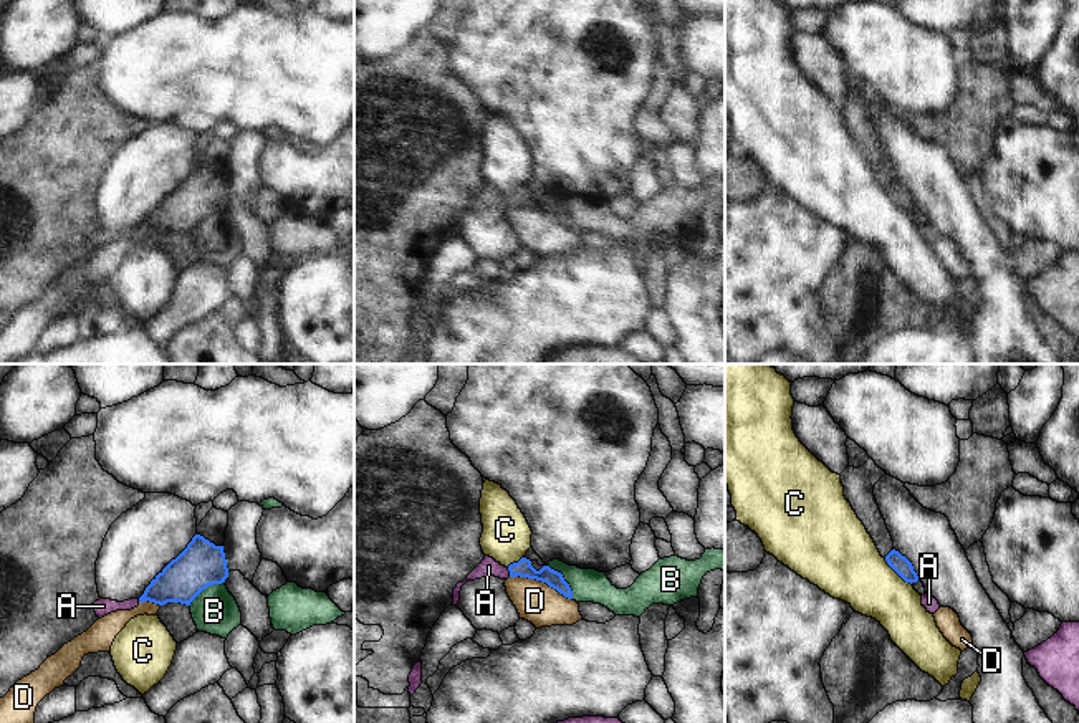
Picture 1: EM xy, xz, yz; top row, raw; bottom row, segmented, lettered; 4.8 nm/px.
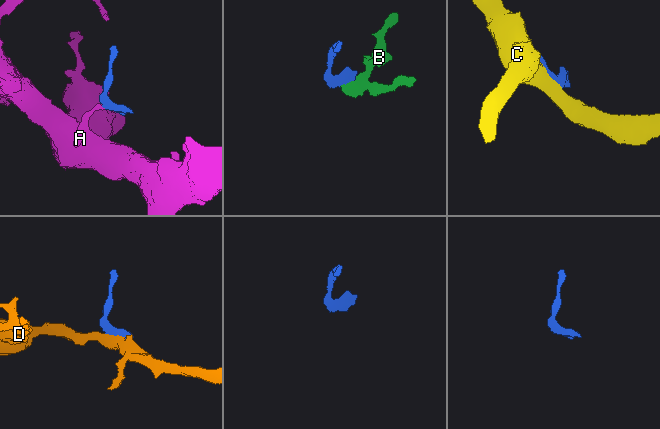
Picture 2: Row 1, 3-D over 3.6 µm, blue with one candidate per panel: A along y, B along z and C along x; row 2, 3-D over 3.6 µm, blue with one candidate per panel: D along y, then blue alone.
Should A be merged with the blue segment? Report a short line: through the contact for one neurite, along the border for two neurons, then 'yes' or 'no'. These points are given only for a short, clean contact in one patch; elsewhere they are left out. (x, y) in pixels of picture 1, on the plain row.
line xz (523, 197), (510, 202), (489, 196); yes

